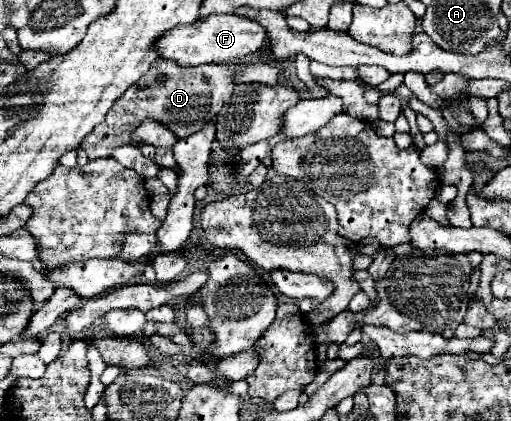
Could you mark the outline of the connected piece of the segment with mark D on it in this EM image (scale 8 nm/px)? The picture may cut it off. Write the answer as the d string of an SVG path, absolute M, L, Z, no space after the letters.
M156 60L148 70L148 76L140 78L136 86L124 92L124 98L115 102L104 122L95 126L86 136L84 144L80 144L88 160L108 158L116 148L126 146L130 142L130 134L140 126L144 118L162 120L178 138L186 138L204 126L206 120L214 118L224 102L234 92L234 70L240 70L238 64L200 64L200 66L180 66L170 60Z

